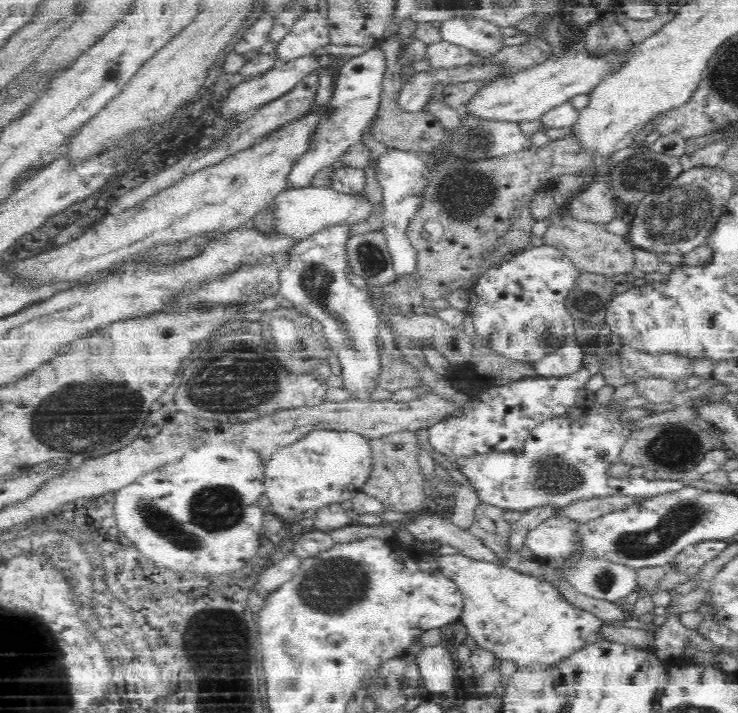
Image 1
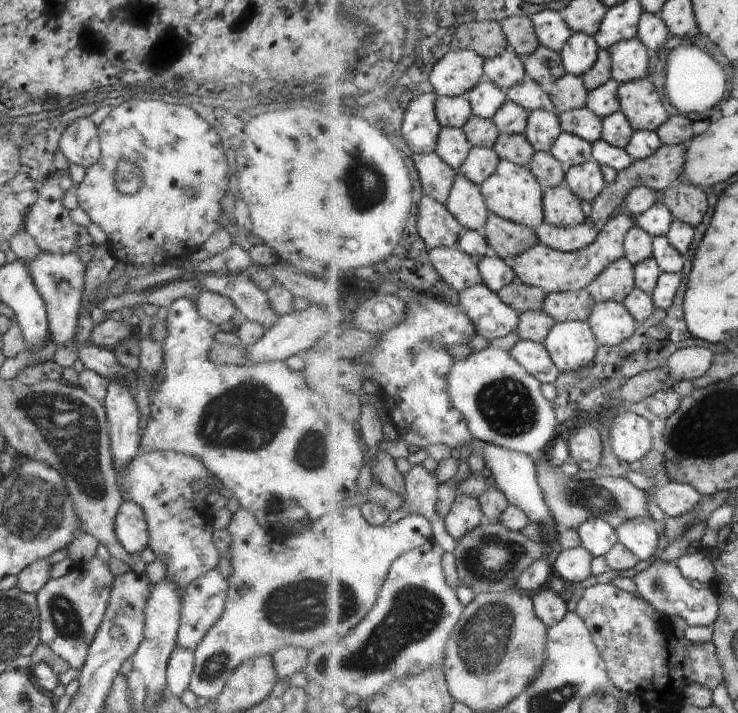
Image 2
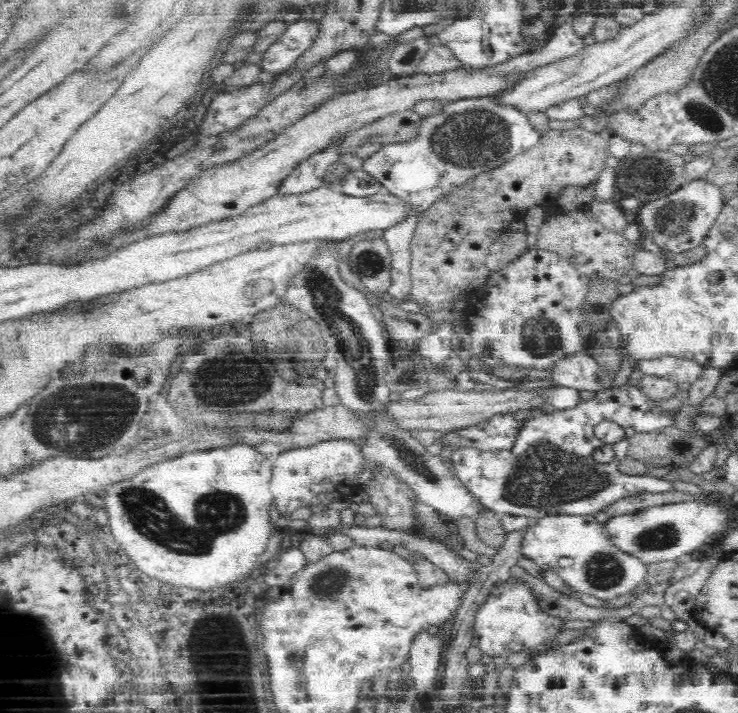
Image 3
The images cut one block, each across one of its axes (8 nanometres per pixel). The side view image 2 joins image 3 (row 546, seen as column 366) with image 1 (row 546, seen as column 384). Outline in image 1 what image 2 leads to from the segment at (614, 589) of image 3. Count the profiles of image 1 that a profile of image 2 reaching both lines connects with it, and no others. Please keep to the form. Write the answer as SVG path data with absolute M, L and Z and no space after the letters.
M555 513L528 533L526 548L533 552L534 559L562 571L564 578L578 592L598 600L618 603L619 599L638 588L638 568L624 564L623 561L612 560L608 556L600 556L599 553L590 553L586 544L583 544L582 524L580 520Z

